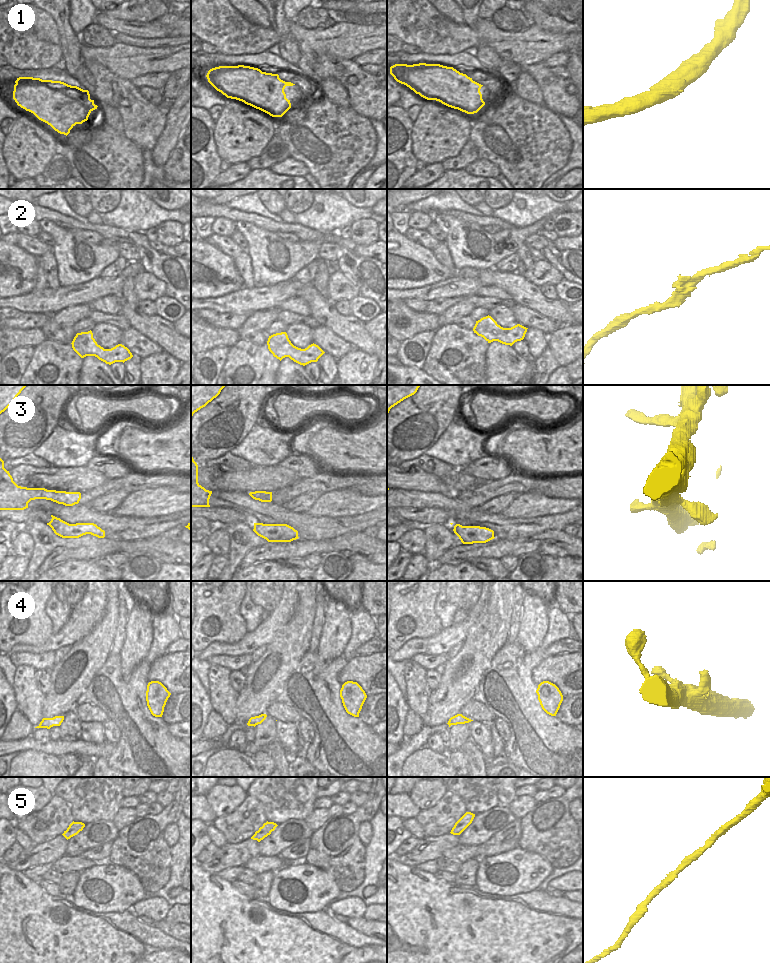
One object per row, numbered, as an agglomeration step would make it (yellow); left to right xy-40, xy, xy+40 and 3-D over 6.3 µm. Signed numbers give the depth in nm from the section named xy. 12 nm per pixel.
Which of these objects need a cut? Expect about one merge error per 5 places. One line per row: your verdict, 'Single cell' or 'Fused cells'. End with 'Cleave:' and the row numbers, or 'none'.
1: Single cell
2: Single cell
3: Single cell
4: Single cell
5: Single cell
Cleave: none.

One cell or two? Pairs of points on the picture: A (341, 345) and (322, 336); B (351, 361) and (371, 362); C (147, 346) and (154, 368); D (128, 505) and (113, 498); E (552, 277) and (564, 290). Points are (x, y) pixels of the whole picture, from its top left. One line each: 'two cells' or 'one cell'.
A: one cell
B: one cell
C: two cells
D: two cells
E: two cells

